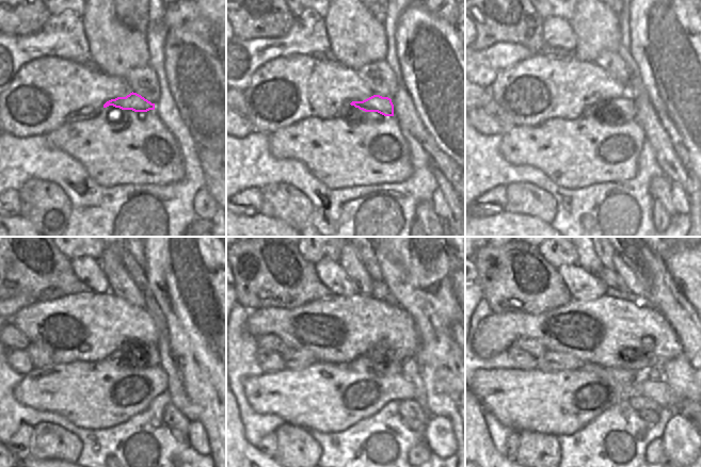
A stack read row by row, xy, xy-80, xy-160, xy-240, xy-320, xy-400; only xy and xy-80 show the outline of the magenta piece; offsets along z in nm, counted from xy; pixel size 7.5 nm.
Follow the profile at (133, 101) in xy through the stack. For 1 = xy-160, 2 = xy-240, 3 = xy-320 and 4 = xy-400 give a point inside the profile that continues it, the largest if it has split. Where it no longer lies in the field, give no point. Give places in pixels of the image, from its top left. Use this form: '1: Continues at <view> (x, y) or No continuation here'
1: Continues at xy-160 (624, 107)
2: Continues at xy-240 (150, 354)
3: Continues at xy-320 (377, 366)
4: Continues at xy-400 (624, 376).

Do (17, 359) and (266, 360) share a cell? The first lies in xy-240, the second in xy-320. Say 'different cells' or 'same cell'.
same cell

